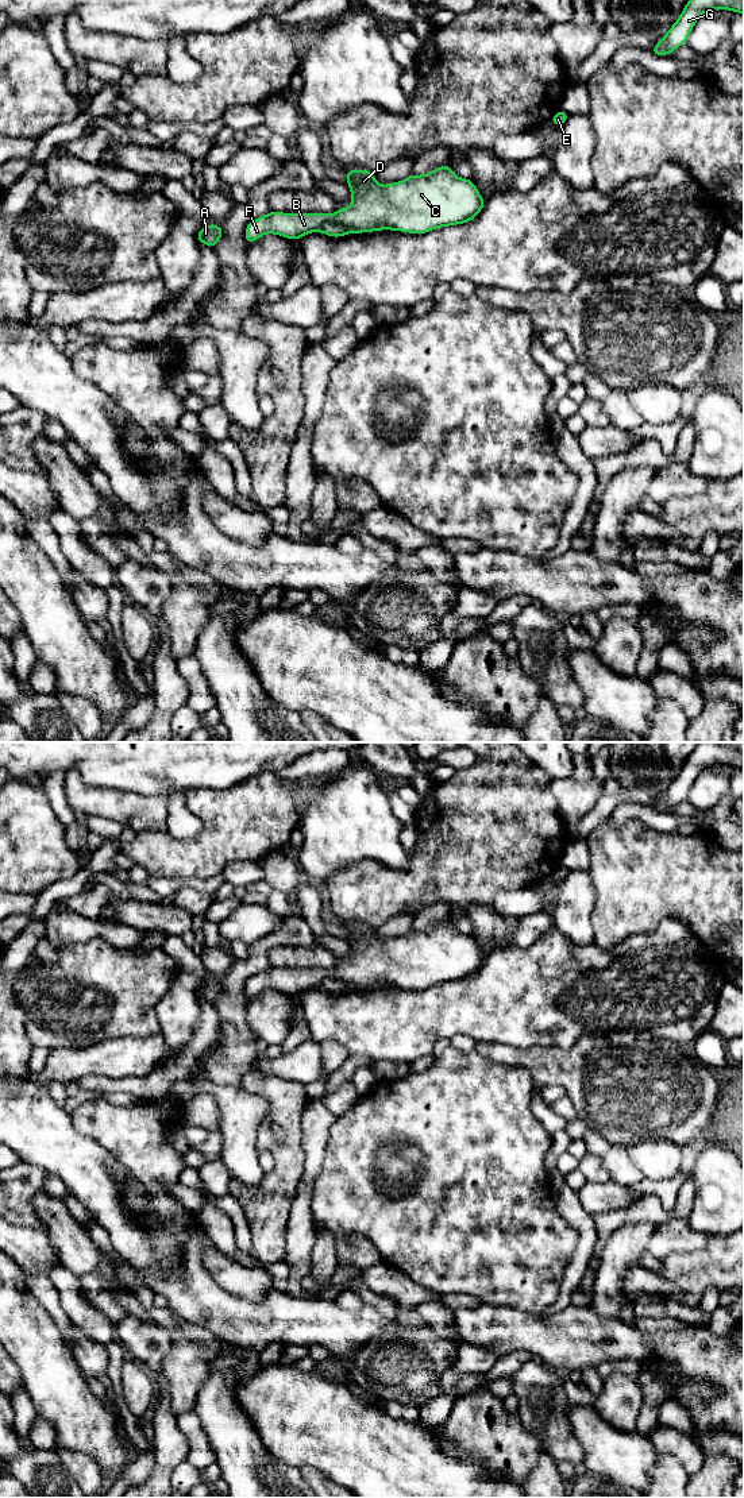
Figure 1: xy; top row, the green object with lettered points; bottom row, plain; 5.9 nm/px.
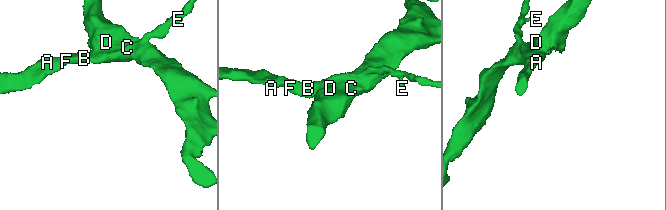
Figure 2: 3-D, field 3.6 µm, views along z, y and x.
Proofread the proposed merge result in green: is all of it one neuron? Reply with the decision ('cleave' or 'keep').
cleave

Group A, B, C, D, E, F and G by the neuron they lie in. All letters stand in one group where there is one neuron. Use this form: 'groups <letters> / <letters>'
groups A B C D F / E G

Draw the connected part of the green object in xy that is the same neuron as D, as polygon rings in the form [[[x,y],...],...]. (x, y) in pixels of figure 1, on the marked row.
[[[450,165],[436,167],[424,175],[410,173],[408,178],[388,185],[377,184],[377,173],[369,170],[346,170],[346,174],[346,184],[351,190],[351,205],[348,208],[339,206],[331,216],[321,212],[285,213],[270,211],[246,225],[244,239],[247,244],[250,246],[266,233],[298,240],[311,232],[320,232],[321,225],[329,219],[354,233],[390,229],[423,235],[435,228],[470,223],[486,202],[473,179],[456,177]]]

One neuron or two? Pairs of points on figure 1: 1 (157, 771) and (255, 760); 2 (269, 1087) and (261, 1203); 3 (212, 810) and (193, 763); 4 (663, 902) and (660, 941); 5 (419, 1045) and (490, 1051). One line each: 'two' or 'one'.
1: one
2: one
3: two
4: two
5: two

